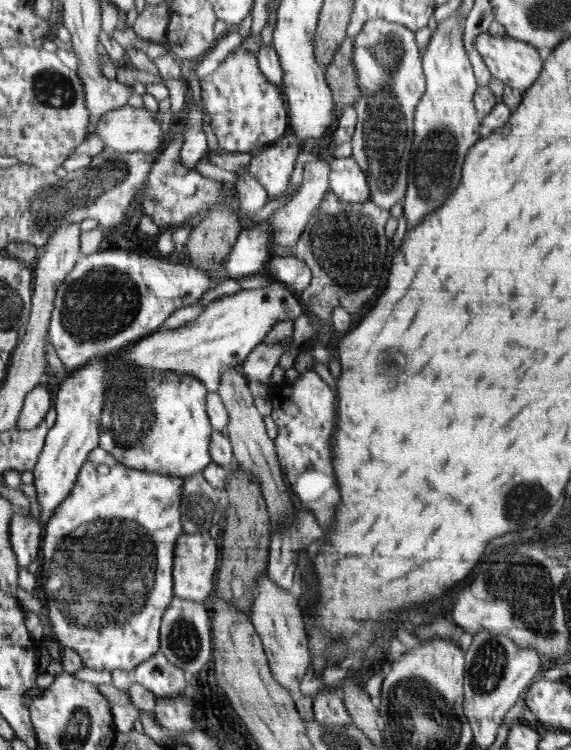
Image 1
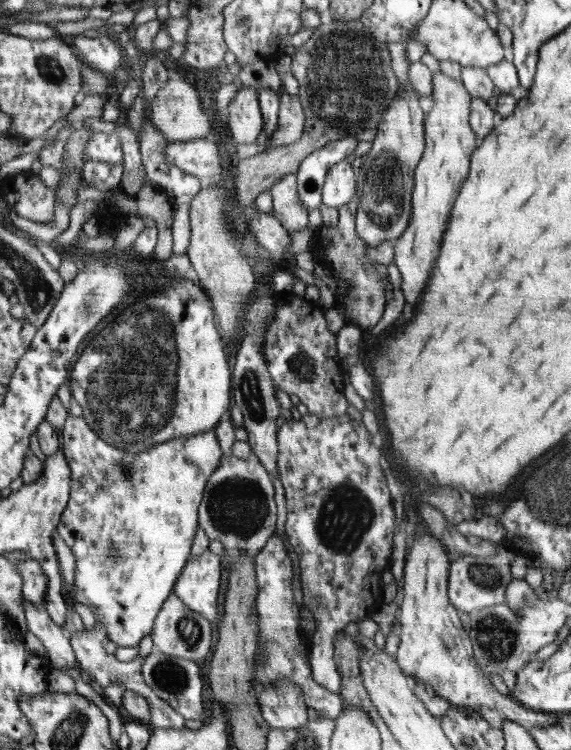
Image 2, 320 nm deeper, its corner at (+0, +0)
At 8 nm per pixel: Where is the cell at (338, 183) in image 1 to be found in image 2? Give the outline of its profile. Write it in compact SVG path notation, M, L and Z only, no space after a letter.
M353 159L333 164L326 173L321 199L326 206L339 209L348 204L356 192L356 180L350 163Z

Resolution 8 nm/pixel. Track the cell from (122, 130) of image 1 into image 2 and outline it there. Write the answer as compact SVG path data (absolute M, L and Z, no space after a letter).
M182 67L172 68L167 84L164 84L152 101L150 120L154 126L164 135L168 143L178 141L191 141L200 138L210 138L212 134L212 122L206 114L206 108L202 106L196 88L180 74Z

